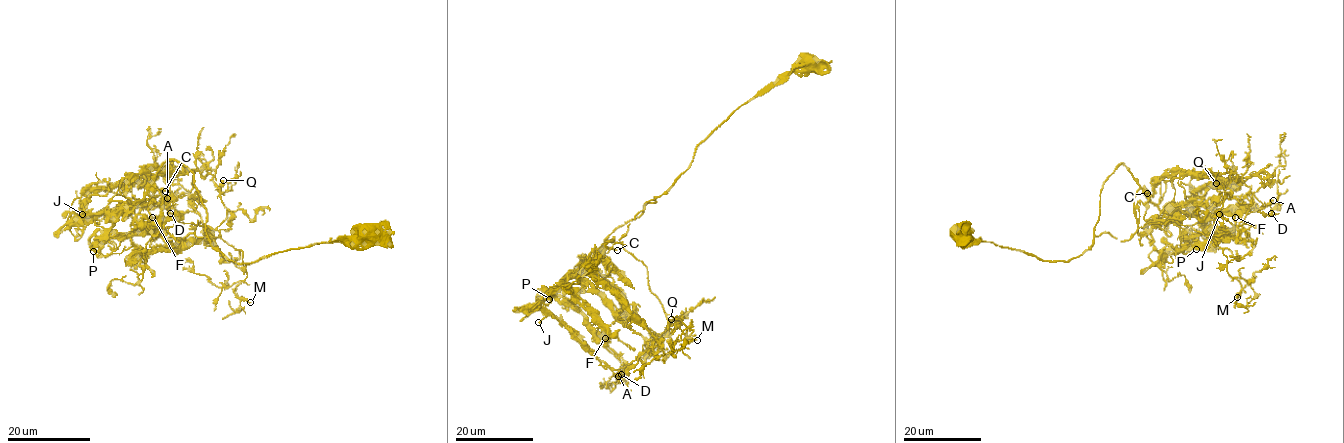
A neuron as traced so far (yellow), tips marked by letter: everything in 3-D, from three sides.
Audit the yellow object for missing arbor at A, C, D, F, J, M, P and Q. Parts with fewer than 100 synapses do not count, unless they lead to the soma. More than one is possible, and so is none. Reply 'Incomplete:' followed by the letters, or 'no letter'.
Incomplete: P

